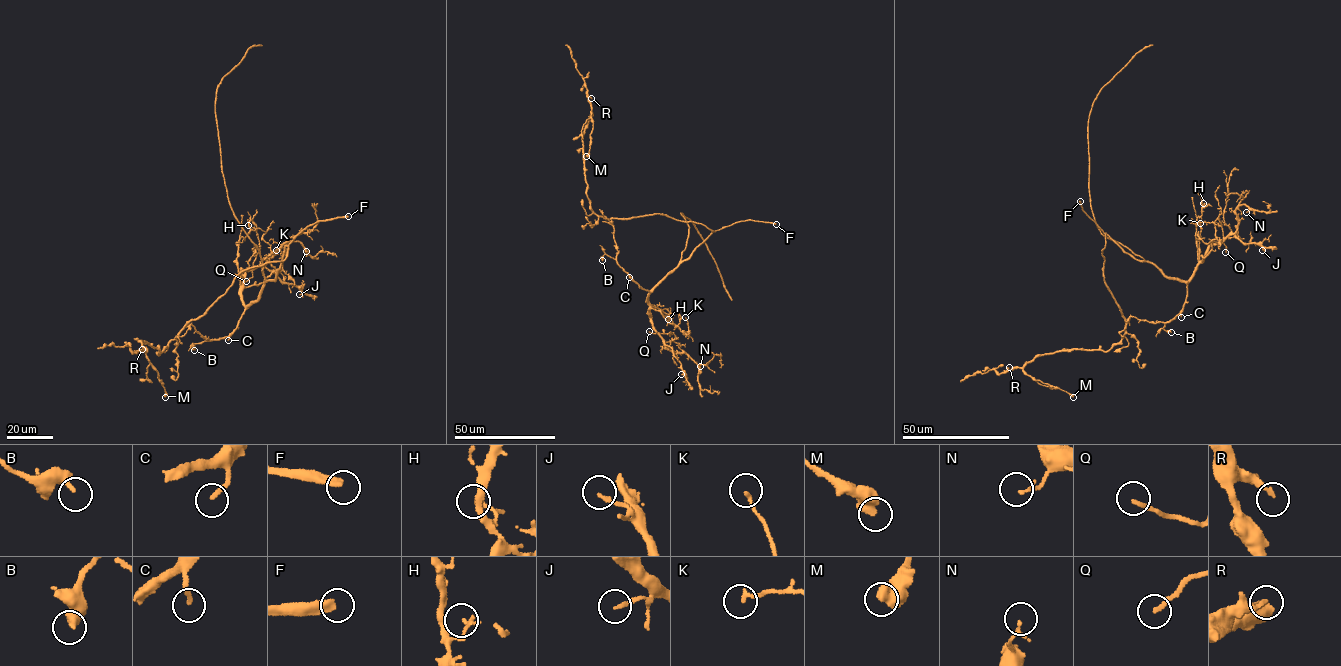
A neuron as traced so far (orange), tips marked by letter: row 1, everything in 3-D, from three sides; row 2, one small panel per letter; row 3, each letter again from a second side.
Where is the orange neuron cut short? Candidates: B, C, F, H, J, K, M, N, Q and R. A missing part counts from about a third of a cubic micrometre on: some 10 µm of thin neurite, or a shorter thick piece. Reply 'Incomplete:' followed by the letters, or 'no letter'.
Incomplete: C, F, Q

